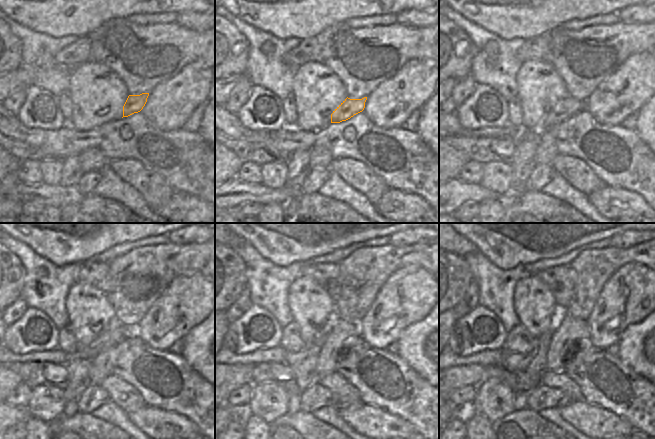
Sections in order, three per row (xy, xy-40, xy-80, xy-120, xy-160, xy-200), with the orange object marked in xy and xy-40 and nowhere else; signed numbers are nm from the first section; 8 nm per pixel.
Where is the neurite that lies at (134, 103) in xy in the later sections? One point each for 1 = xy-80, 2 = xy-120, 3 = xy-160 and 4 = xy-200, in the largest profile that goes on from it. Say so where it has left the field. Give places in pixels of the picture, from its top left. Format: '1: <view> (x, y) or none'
1: xy-80 (568, 107)
2: xy-120 (114, 334)
3: xy-160 (292, 359)
4: xy-200 (516, 361)

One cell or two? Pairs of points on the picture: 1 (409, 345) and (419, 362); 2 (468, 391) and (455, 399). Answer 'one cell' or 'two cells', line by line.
1: one cell
2: one cell

